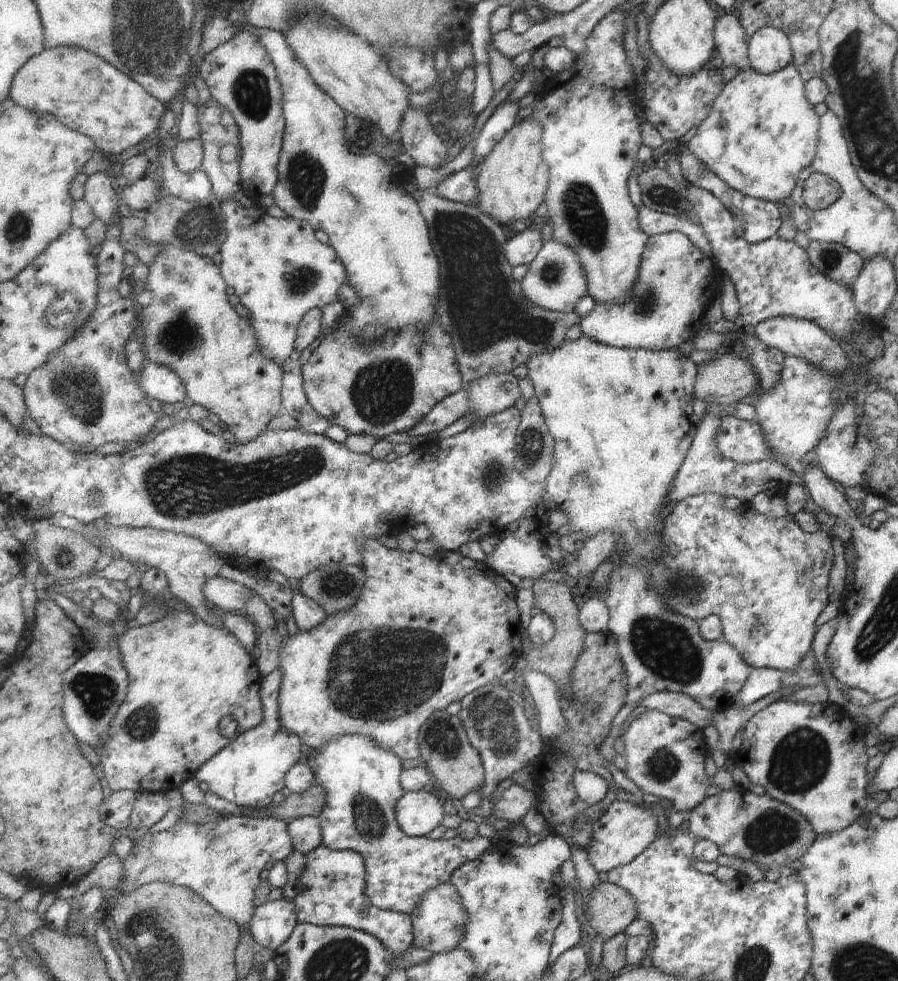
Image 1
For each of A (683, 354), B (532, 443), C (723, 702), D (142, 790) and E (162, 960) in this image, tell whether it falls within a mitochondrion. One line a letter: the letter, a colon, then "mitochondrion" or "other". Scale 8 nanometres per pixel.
A: other
B: mitochondrion
C: other
D: other
E: mitochondrion

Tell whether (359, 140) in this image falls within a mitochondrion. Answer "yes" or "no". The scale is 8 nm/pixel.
yes

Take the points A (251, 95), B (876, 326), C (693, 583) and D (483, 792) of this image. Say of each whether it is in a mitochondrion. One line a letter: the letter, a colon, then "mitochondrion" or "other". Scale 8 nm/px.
A: mitochondrion
B: other
C: mitochondrion
D: other

